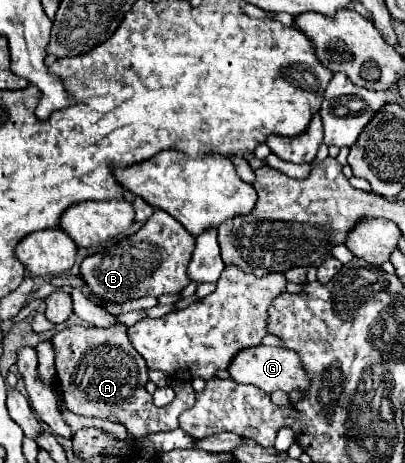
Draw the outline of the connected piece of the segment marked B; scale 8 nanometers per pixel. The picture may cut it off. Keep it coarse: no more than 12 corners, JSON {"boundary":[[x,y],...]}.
{"boundary":[[163,210],[83,258],[91,294],[179,294],[195,238]]}

